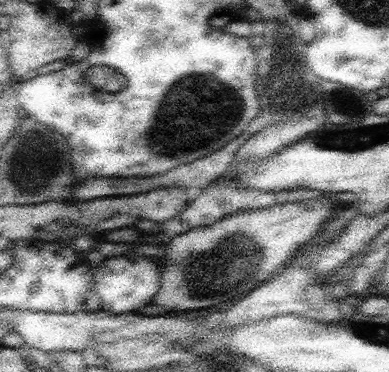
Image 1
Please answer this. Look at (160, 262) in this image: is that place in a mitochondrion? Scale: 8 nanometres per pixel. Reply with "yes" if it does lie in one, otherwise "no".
no

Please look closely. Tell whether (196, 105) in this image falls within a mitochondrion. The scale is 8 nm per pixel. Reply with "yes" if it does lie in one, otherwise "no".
yes

